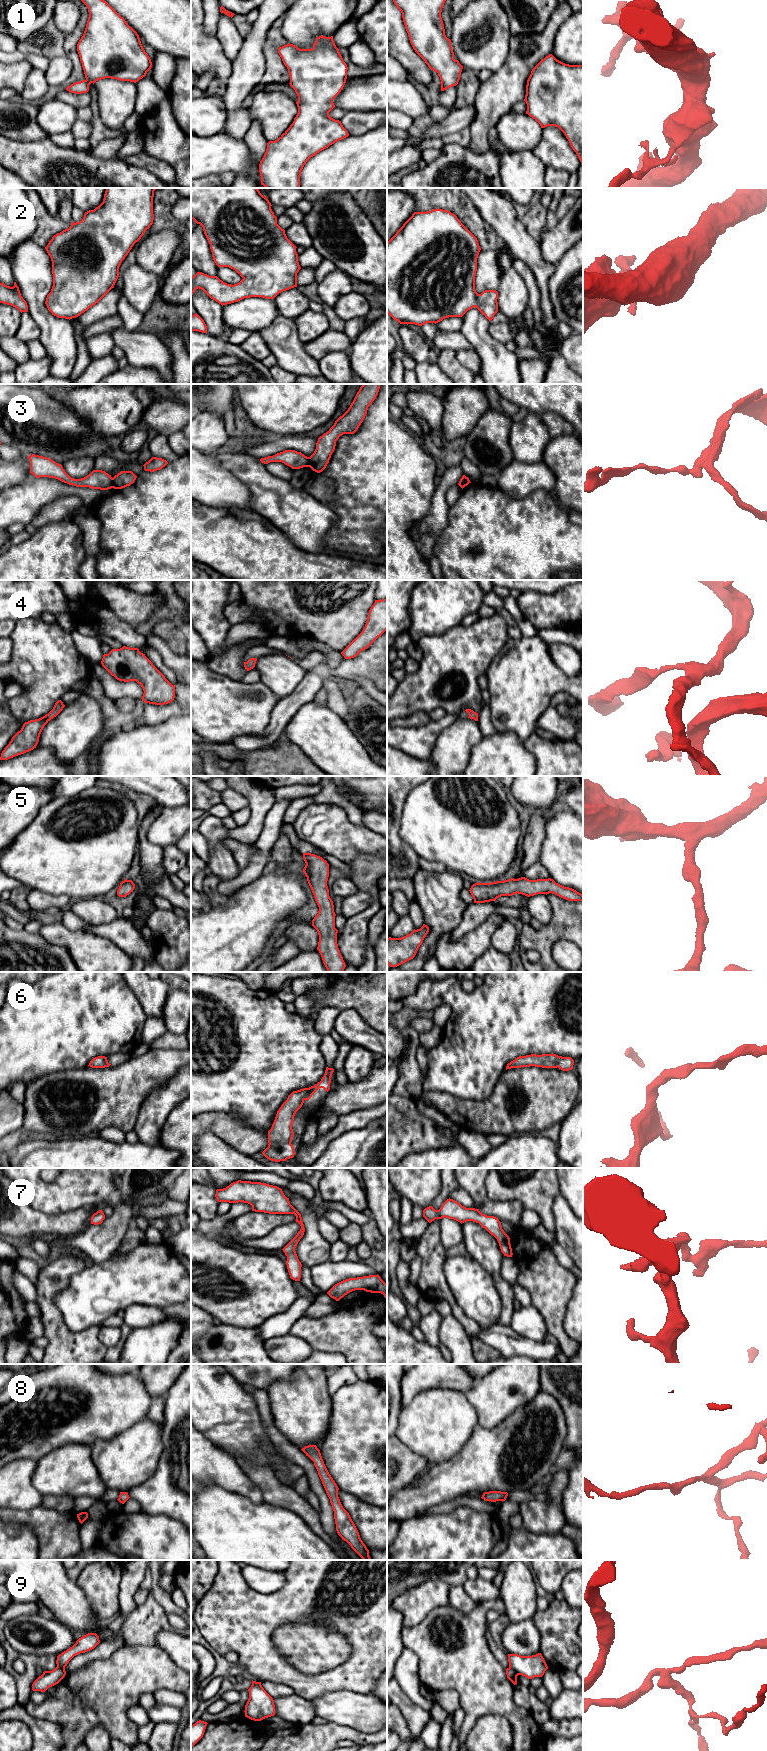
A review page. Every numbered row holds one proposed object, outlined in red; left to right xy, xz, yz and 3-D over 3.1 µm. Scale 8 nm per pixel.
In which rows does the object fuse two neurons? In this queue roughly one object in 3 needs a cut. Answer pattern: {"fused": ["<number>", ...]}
{"fused": ["3", "9"]}

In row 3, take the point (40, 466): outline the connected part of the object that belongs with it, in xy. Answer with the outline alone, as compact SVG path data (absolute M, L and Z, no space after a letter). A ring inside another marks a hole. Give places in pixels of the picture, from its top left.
M32 454L27 458L30 460L30 473L36 478L55 478L76 487L89 487L100 490L113 488L113 478L105 471L93 470L84 478L74 479L65 472L61 464L56 463L50 458L35 454Z

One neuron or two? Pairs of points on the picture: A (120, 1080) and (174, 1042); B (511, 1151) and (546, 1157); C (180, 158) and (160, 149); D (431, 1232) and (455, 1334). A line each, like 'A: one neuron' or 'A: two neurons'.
A: two neurons
B: one neuron
C: one neuron
D: two neurons

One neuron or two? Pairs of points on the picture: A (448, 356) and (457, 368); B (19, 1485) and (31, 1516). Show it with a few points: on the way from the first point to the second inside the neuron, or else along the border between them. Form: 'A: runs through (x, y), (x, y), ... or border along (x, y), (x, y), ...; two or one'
A: runs through (448, 359), (454, 365); one
B: border along (41, 1504), (29, 1509), (10, 1508); two

